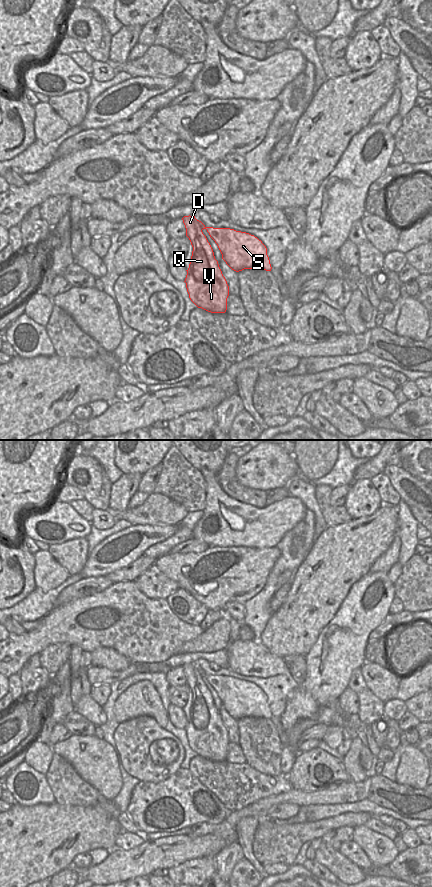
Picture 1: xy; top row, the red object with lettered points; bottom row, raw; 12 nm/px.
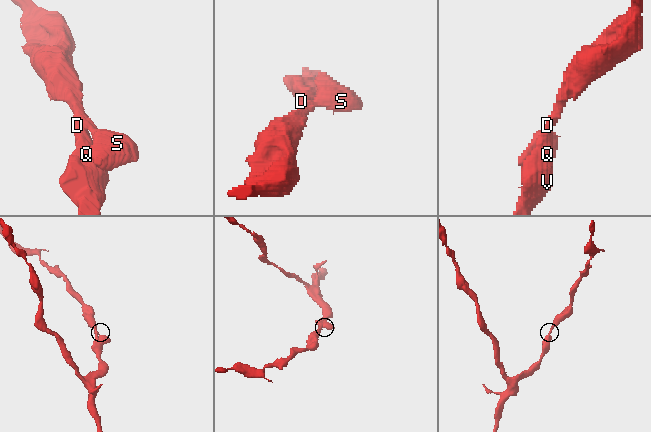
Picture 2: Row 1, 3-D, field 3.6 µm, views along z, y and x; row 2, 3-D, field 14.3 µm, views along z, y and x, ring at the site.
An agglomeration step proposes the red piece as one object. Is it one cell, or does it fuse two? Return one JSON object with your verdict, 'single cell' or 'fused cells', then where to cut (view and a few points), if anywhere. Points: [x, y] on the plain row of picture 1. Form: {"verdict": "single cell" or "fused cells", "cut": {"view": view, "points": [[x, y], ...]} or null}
{"verdict": "single cell", "cut": null}

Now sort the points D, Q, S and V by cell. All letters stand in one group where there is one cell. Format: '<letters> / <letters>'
D Q S V

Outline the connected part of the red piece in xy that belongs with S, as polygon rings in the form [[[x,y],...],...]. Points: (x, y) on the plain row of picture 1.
[[[195,664],[182,666],[186,684],[193,695],[189,716],[185,726],[190,748],[211,761],[225,761],[229,734],[213,697],[202,678],[206,677],[217,692],[222,707],[234,719],[264,717],[271,719],[267,696],[254,683],[230,676],[206,675]]]

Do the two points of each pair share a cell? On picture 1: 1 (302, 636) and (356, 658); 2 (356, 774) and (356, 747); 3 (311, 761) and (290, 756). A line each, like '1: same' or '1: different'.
1: different
2: same
3: different

